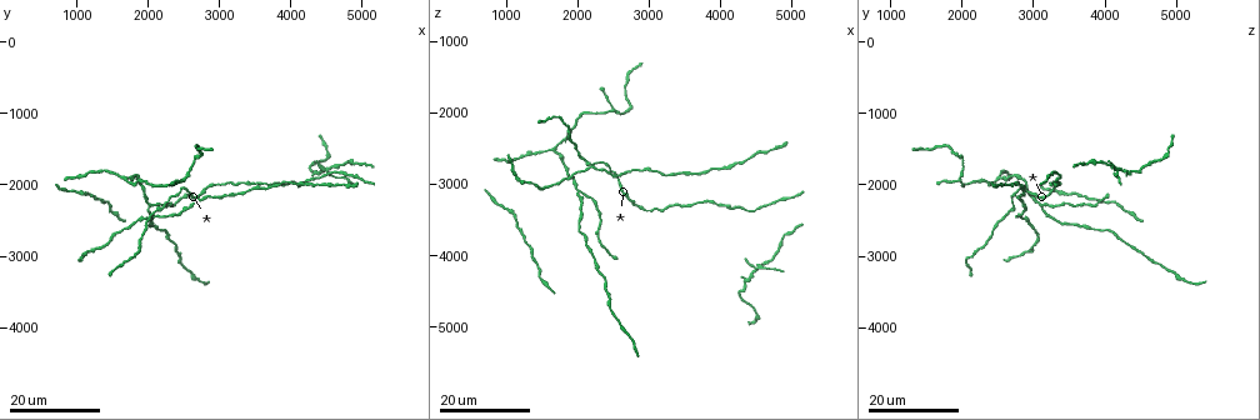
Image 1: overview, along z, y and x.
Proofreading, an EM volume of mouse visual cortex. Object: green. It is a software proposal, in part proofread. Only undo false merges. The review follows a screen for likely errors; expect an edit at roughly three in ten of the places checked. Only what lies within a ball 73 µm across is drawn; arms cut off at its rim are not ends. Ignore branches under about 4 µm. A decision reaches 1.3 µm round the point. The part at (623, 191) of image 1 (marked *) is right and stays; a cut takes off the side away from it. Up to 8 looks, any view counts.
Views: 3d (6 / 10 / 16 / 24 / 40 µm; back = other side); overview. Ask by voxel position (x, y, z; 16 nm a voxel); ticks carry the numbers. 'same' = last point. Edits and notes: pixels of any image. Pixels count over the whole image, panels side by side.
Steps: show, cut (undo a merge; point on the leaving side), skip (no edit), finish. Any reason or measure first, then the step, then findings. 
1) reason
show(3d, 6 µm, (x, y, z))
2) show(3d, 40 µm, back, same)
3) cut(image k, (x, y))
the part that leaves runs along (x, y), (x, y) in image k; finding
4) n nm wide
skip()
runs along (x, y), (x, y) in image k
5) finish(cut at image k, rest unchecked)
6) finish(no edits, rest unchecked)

three arms meet
show(3d, 16 µm, (2000, 2350, 3100))

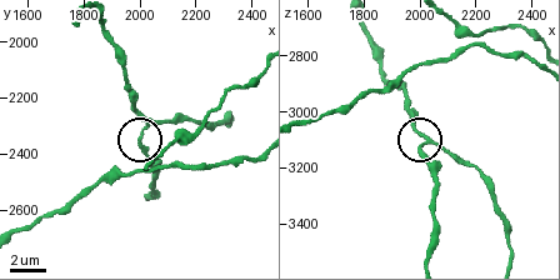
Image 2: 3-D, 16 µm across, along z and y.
show(3d, 6 µm, (2030, 2320, 3110))

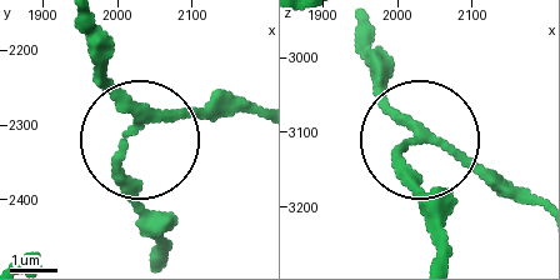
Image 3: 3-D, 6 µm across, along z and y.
3 arms
skip()
all the same cell

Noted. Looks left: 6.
three arms meet
show(3d, 16 µm, (2500, 1950, 1950))

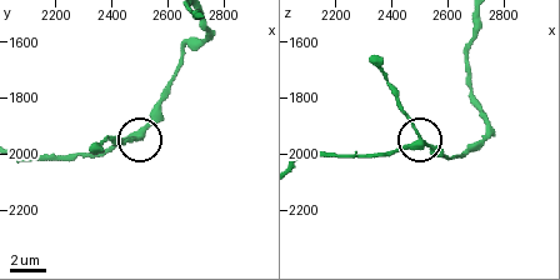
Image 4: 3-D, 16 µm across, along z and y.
closer look
show(3d, 10 µm, (2490, 1940, 1960))

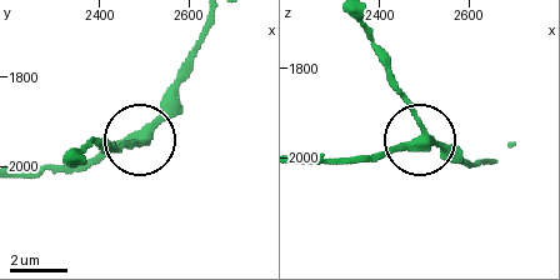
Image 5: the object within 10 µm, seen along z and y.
skip()
all the same cell

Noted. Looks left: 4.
three arms meet
show(3d, 16 µm, (1350, 1800, 2600))

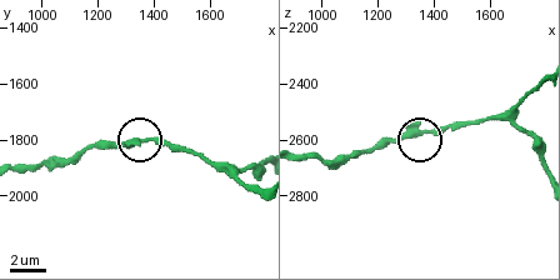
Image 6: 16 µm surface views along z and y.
zoom in
show(3d, 10 µm, (1370, 1810, 2560))

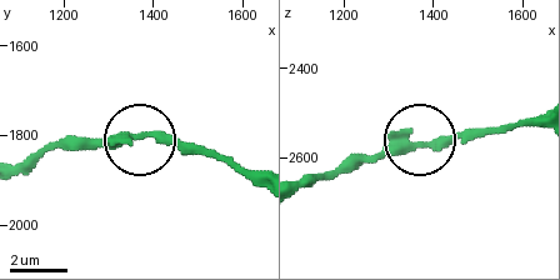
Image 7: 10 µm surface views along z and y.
skip()
all the same cell

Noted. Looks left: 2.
show(3d, 16 µm, (4500, 1800, 4200))

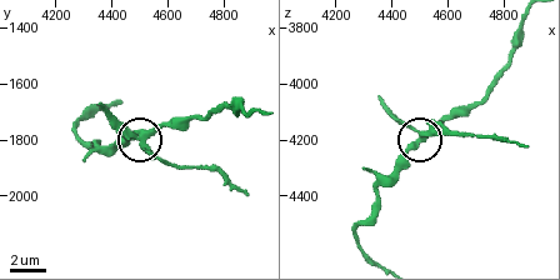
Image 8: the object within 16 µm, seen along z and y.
closer look
show(3d, 10 µm, (4510, 1790, 4190))

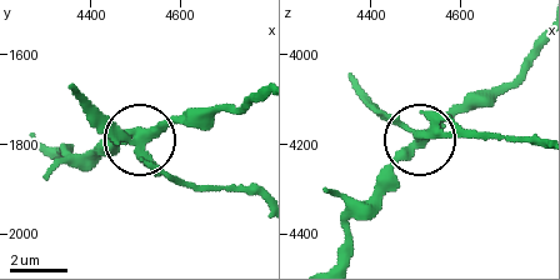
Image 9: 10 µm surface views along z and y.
330 nm wide
cut(image 9, (105, 119))
the part that leaves runs along (141, 148), (189, 184), (254, 189) in image 9; two cells meet here

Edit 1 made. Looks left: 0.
finish(cut at image 9, rest unchecked)

